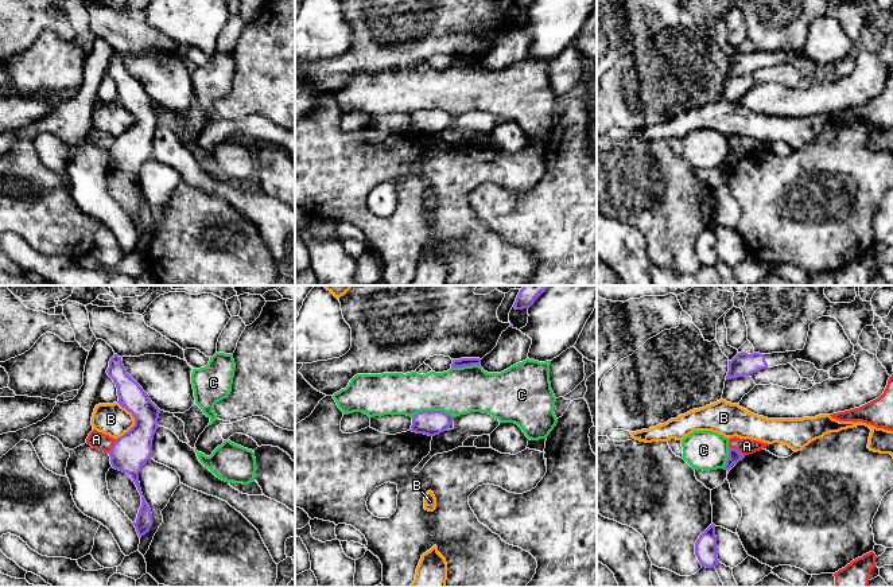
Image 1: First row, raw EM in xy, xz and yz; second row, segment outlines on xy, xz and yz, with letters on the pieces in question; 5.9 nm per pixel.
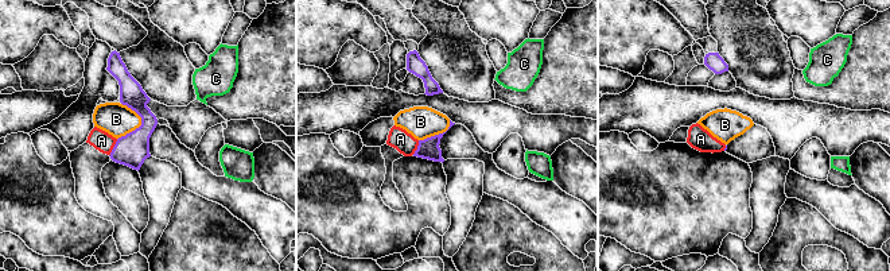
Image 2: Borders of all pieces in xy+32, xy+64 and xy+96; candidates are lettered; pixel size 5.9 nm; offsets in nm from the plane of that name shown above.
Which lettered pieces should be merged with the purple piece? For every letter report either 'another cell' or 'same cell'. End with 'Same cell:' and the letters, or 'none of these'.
A: another cell
B: another cell
C: another cell
Same cell: none of these

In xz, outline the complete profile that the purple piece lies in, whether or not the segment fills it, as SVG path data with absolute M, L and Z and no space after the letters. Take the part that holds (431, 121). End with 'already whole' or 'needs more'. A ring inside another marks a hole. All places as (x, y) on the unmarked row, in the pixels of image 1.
M422 109L412 114L412 131L428 135L439 133L450 127L454 114L443 109Z; already whole

